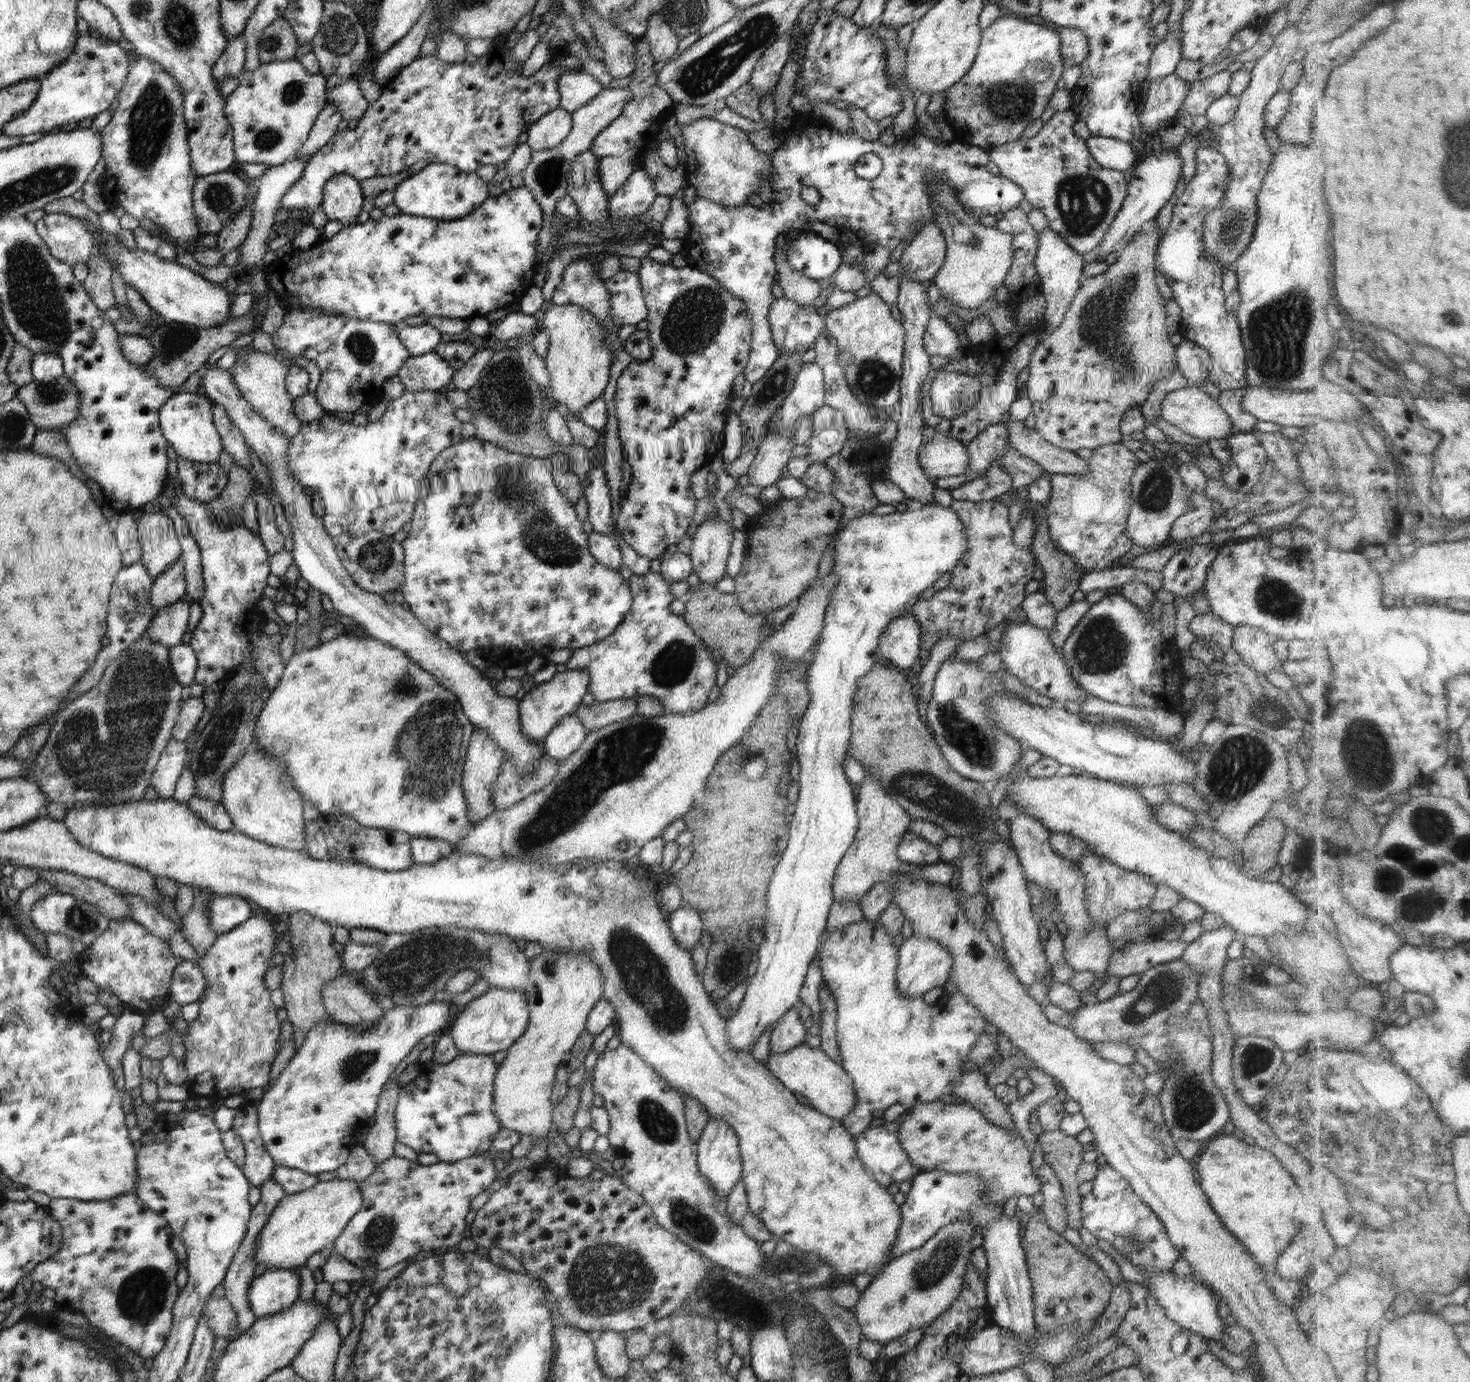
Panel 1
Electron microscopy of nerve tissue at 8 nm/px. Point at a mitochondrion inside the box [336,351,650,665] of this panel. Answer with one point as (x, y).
(548, 541)

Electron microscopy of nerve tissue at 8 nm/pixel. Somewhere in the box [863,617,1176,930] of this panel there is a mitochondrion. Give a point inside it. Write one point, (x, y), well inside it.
(972, 743)

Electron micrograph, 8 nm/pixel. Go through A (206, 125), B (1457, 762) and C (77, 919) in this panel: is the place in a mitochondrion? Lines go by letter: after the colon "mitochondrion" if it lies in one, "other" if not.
A: other
B: other
C: mitochondrion

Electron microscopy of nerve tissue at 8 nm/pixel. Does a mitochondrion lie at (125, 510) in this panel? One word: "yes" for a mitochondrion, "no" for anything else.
no

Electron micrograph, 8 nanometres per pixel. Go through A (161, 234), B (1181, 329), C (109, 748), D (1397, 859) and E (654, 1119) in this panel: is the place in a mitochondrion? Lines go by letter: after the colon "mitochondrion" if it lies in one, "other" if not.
A: other
B: other
C: mitochondrion
D: mitochondrion
E: mitochondrion

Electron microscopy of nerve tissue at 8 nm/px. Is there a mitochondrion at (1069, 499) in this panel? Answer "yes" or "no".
no

